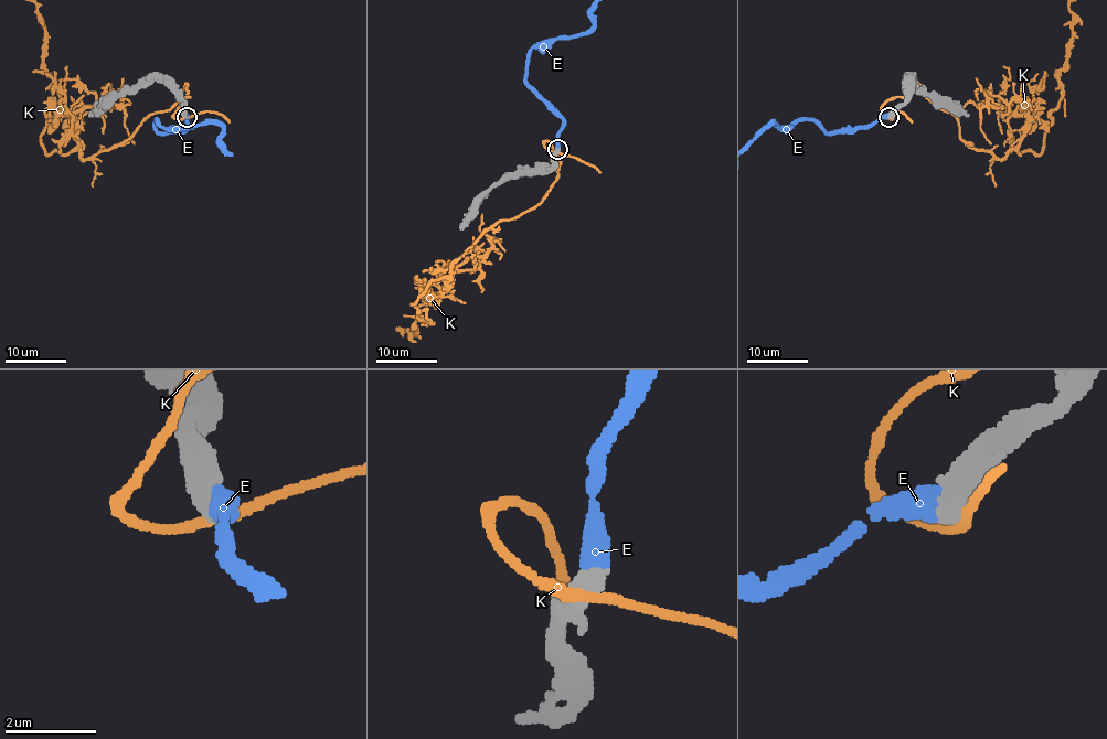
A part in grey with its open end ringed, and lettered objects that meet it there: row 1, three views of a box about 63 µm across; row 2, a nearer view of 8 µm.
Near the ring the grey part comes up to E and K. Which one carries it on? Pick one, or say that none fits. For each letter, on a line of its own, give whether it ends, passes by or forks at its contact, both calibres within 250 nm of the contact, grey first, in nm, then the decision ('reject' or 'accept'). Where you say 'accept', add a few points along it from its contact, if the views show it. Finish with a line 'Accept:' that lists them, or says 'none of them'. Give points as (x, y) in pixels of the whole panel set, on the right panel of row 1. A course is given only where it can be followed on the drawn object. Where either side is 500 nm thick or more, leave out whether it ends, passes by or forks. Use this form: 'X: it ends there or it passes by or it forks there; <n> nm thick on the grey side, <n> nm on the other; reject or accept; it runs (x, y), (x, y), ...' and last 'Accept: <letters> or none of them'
E: 600 nm thick on the grey side, 500 nm on the other; accept
K: 600 nm thick on the grey side, 220 nm on the other; reject
Accept: E

